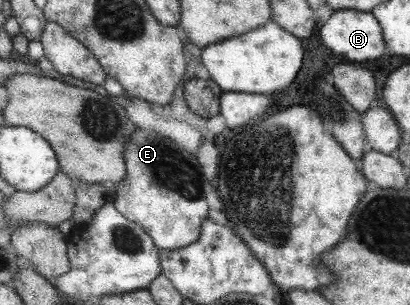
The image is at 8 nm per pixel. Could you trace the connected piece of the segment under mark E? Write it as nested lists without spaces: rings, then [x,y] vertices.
[[[134,129],[125,144],[125,180],[108,185],[104,201],[113,206],[130,222],[138,223],[161,250],[178,250],[200,237],[202,220],[206,220],[206,200],[200,198],[200,165],[195,154],[184,150],[173,140],[149,130]]]

